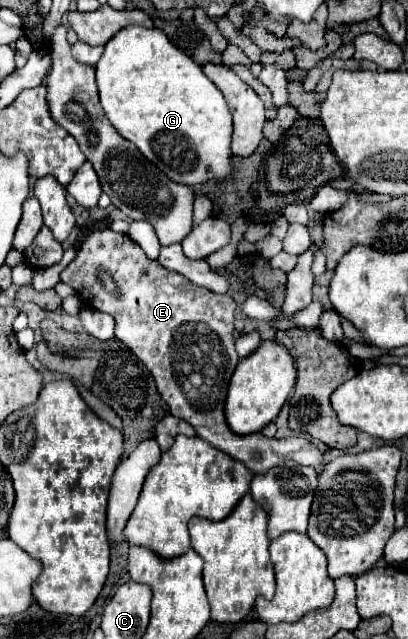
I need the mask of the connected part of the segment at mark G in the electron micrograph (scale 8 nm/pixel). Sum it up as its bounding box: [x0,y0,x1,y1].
[96,26,232,186]

